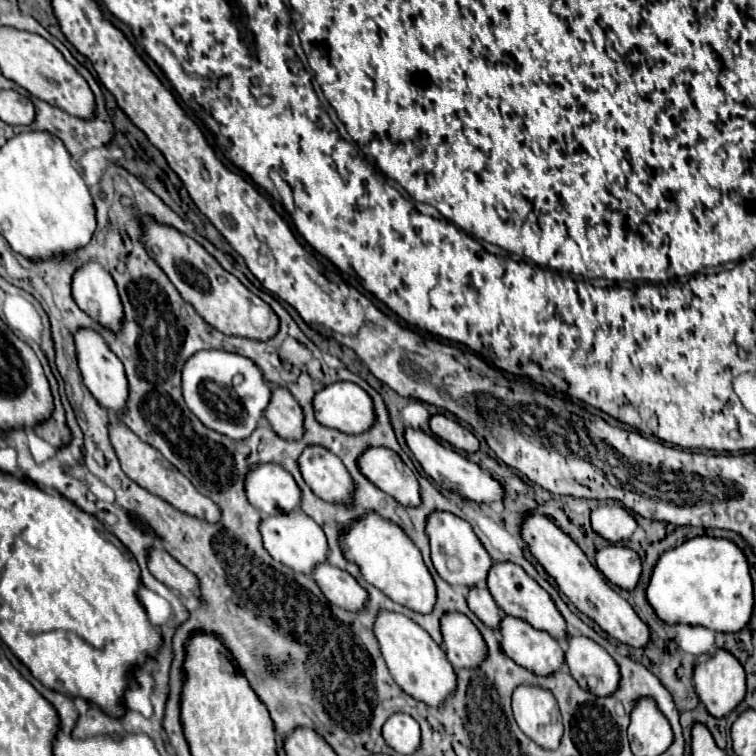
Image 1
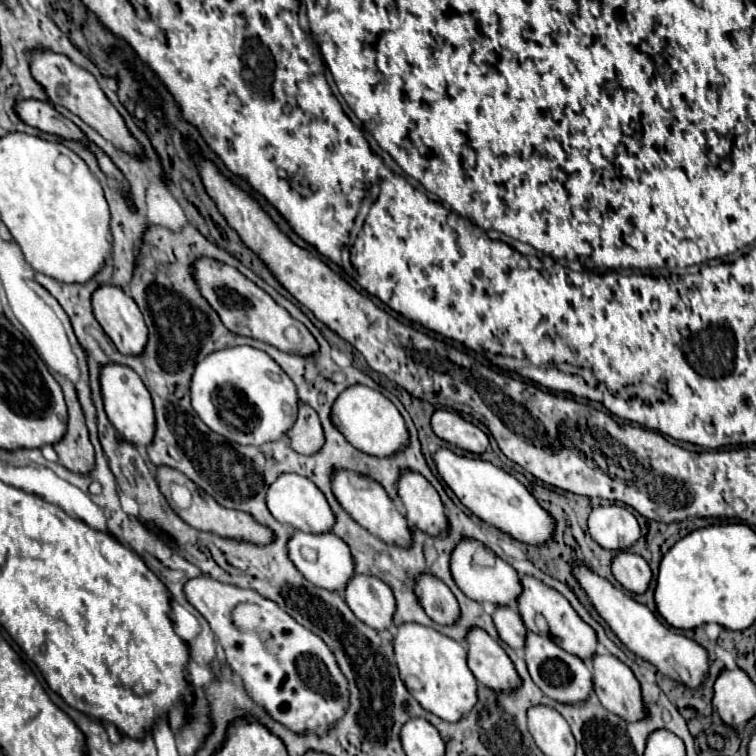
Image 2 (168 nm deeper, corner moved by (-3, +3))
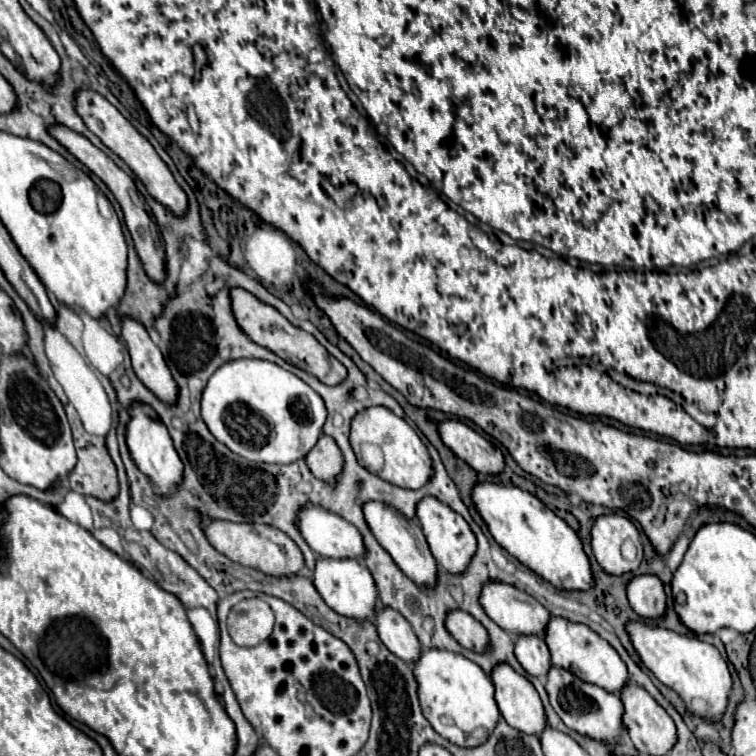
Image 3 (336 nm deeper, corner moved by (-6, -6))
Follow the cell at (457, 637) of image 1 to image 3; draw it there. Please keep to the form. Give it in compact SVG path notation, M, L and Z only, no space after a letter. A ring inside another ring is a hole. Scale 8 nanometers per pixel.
M494 665L490 679L496 689L496 705L506 723L522 733L540 735L546 727L546 717L534 685L520 673L514 673L510 665Z

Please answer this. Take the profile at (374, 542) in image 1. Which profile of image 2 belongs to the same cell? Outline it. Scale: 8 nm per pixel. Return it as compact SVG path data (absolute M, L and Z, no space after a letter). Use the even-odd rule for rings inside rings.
M419 576L415 592L427 616L443 626L453 626L459 620L459 602L453 592L435 576Z

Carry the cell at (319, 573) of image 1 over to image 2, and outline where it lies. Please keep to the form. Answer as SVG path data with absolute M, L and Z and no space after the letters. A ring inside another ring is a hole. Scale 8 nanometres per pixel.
M357 574L351 578L351 584L347 584L343 598L353 614L367 626L385 630L393 624L395 596L383 580Z

